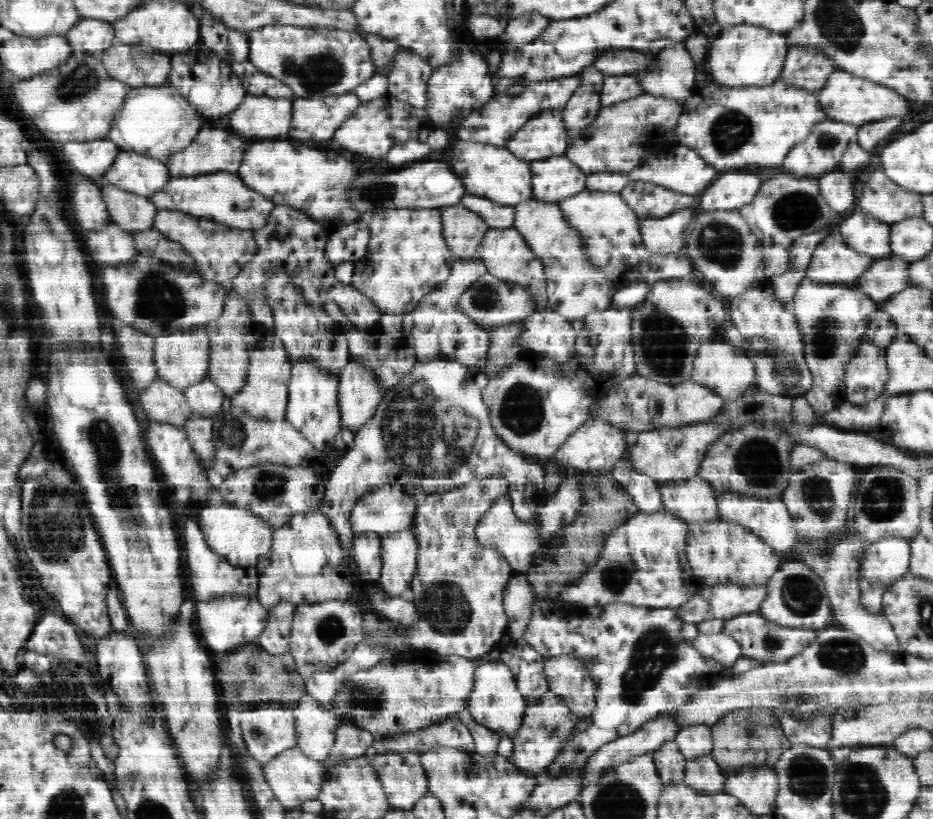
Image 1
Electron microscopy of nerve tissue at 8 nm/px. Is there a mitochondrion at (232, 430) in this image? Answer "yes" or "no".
yes

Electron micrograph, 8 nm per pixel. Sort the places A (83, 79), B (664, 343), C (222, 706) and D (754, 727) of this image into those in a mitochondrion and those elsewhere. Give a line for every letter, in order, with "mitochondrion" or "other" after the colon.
A: mitochondrion
B: mitochondrion
C: other
D: mitochondrion

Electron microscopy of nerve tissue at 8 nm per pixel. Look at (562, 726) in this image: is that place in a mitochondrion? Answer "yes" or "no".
no

